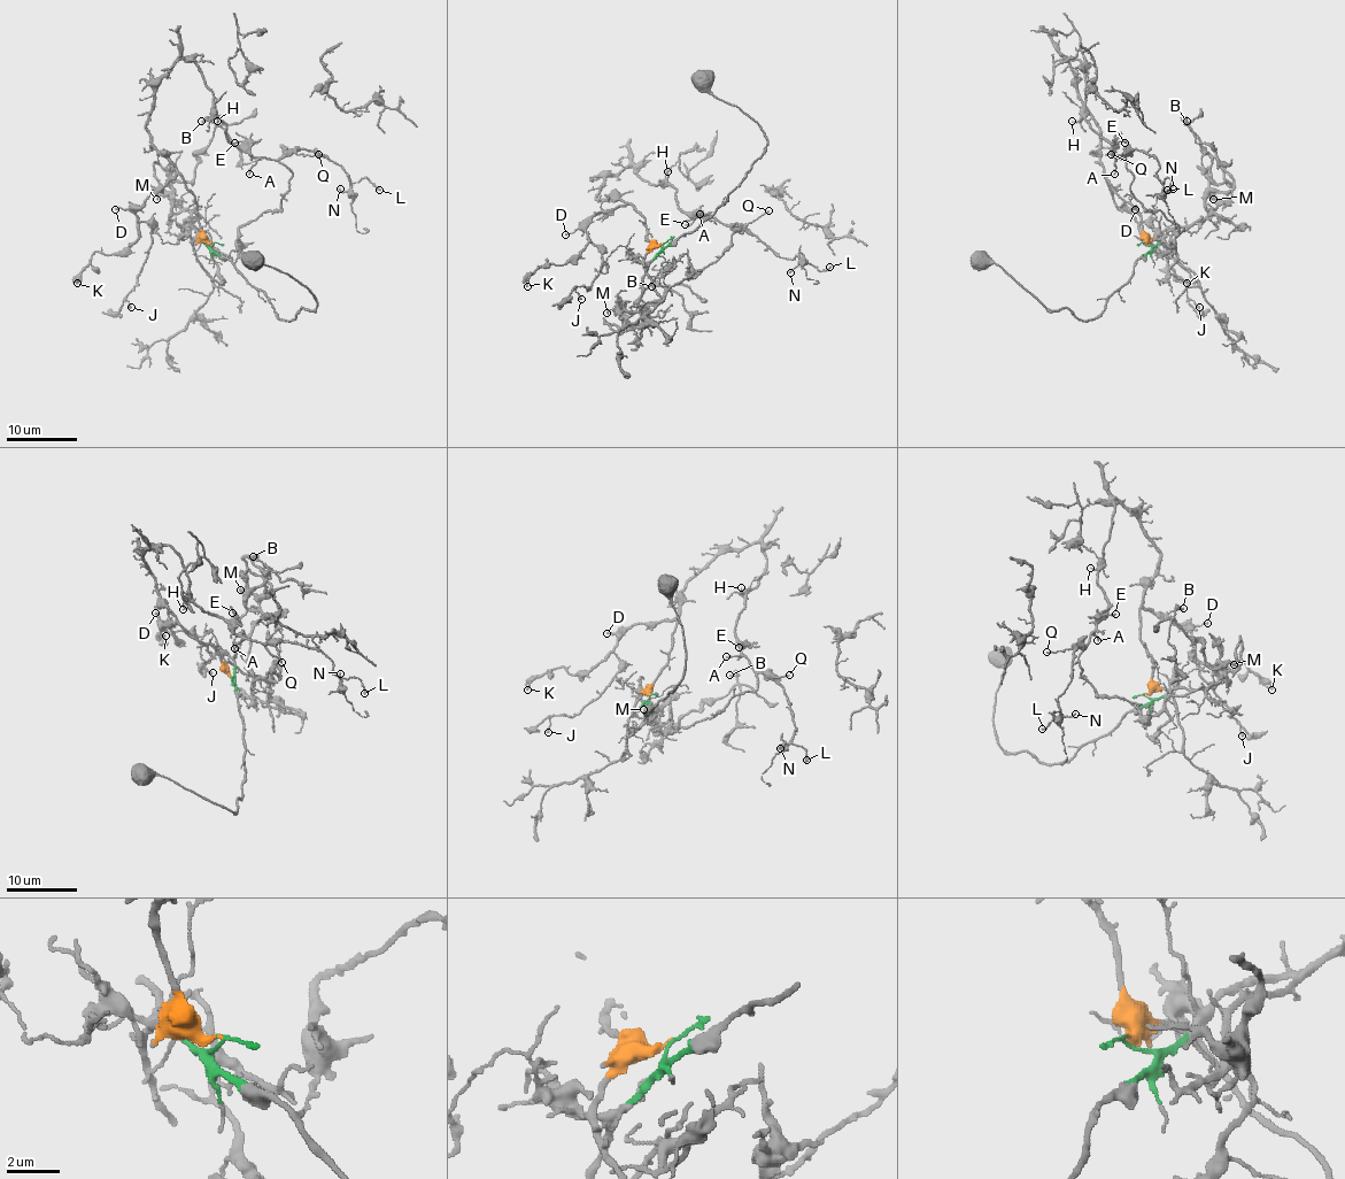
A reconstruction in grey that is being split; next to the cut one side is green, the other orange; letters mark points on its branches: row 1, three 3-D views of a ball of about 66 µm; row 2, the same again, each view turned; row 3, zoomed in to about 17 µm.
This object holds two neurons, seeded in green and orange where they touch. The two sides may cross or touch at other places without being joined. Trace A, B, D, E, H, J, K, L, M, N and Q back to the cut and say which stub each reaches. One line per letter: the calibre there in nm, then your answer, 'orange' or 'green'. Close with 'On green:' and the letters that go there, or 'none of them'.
A: 150 nm thick; orange
B: 240 nm thick; green
D: 130 nm thick; orange
E: 140 nm thick; orange
H: 120 nm thick; orange
J: 180 nm thick; orange
K: 150 nm thick; orange
L: 160 nm thick; orange
M: 170 nm thick; green
N: 130 nm thick; orange
Q: 110 nm thick; orange
On green: B, M

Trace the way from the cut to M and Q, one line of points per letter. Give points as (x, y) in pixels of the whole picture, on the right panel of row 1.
M: (1143, 244), (1156, 245), (1169, 231), (1192, 225), (1218, 201), (1210, 195), (1214, 199)
Q: (1143, 244), (1139, 213), (1105, 175), (1097, 125), (1067, 60), (1082, 66), (1085, 120), (1126, 159), (1112, 153)

